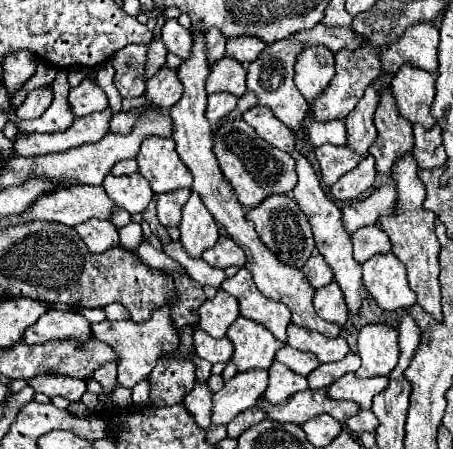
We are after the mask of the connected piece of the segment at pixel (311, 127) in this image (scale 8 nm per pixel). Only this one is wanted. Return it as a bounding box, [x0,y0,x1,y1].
[307,115,347,147]

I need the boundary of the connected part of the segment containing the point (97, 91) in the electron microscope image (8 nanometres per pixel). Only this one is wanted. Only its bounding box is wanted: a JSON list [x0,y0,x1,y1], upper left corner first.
[67,79,107,117]

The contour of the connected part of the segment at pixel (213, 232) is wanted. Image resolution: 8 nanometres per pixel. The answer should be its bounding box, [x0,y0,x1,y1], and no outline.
[179,193,219,259]

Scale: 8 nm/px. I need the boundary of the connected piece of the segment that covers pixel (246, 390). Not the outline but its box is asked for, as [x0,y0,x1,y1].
[211,369,267,425]

